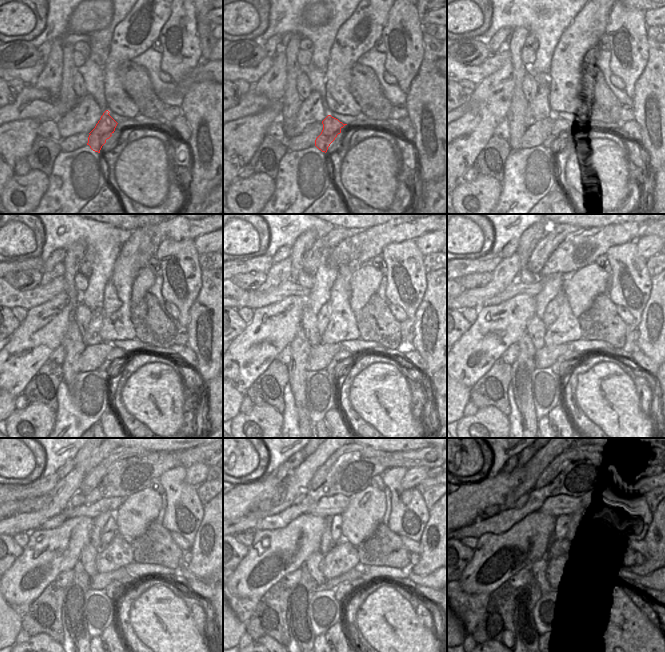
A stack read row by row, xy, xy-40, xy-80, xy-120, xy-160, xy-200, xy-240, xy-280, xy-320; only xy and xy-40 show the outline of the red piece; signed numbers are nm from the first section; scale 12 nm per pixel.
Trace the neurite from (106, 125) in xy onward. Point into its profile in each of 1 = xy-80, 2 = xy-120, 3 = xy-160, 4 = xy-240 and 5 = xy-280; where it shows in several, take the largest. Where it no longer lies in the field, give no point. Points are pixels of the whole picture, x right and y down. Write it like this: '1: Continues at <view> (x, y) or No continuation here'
1: Continues at xy-80 (560, 128)
2: Continues at xy-120 (116, 353)
3: Continues at xy-160 (344, 354)
4: Continues at xy-240 (111, 590)
5: Continues at xy-280 (354, 579)

